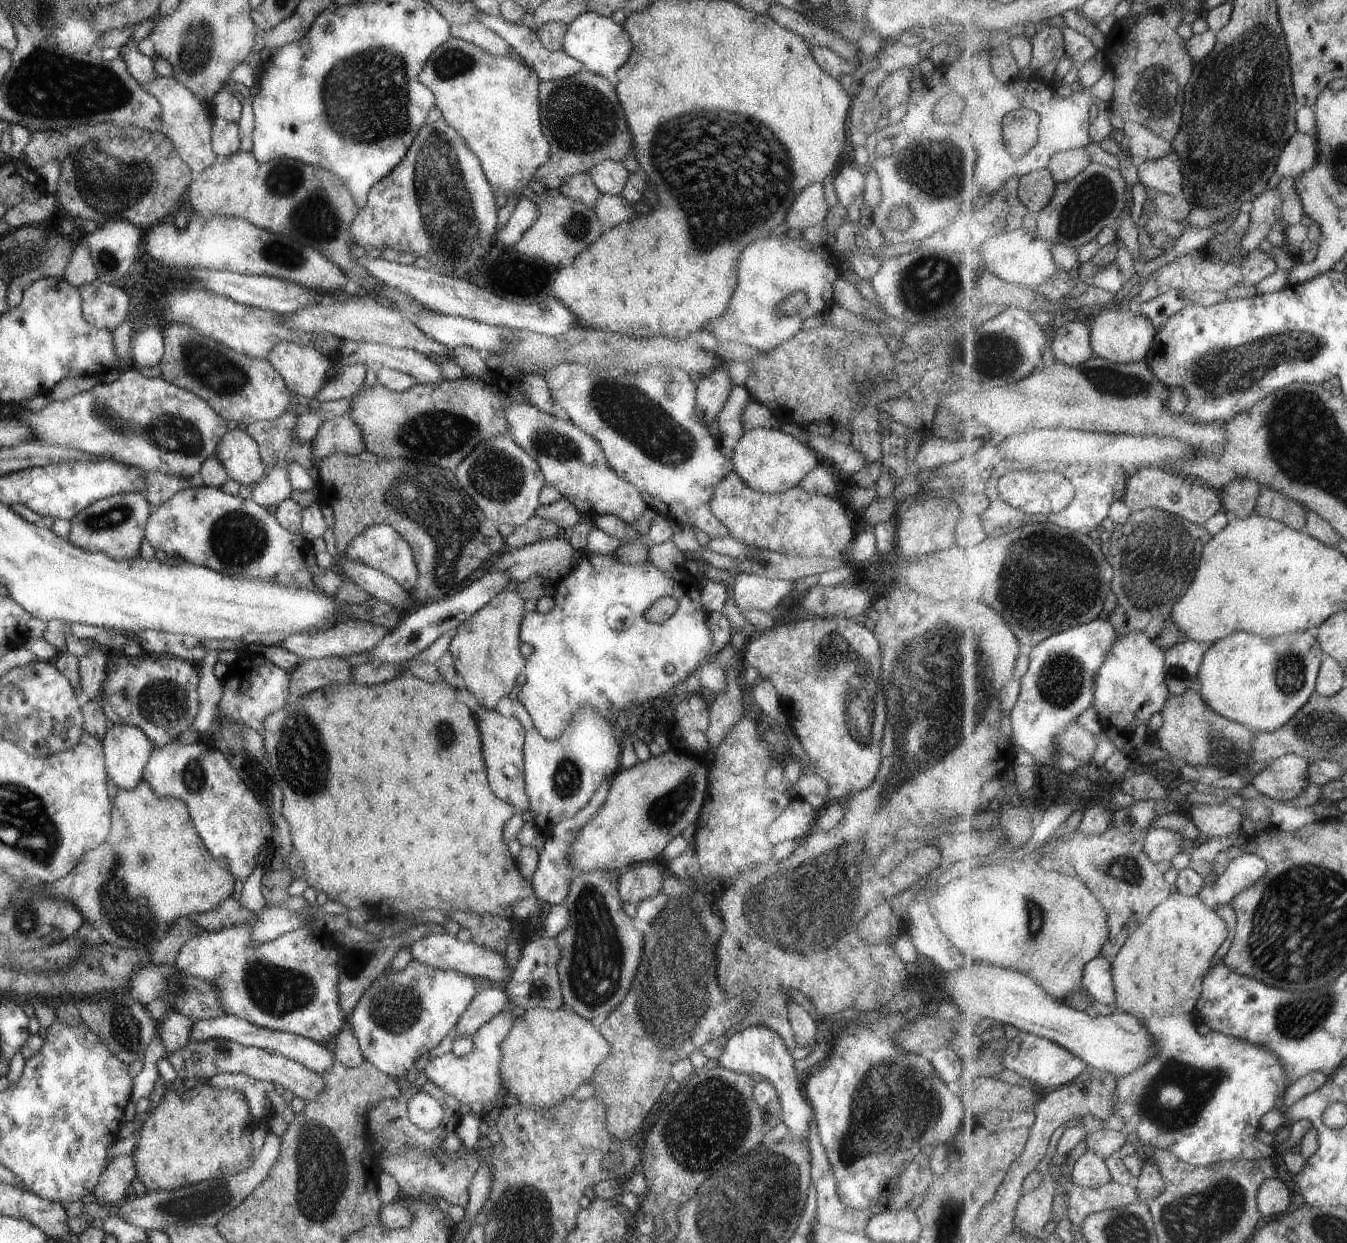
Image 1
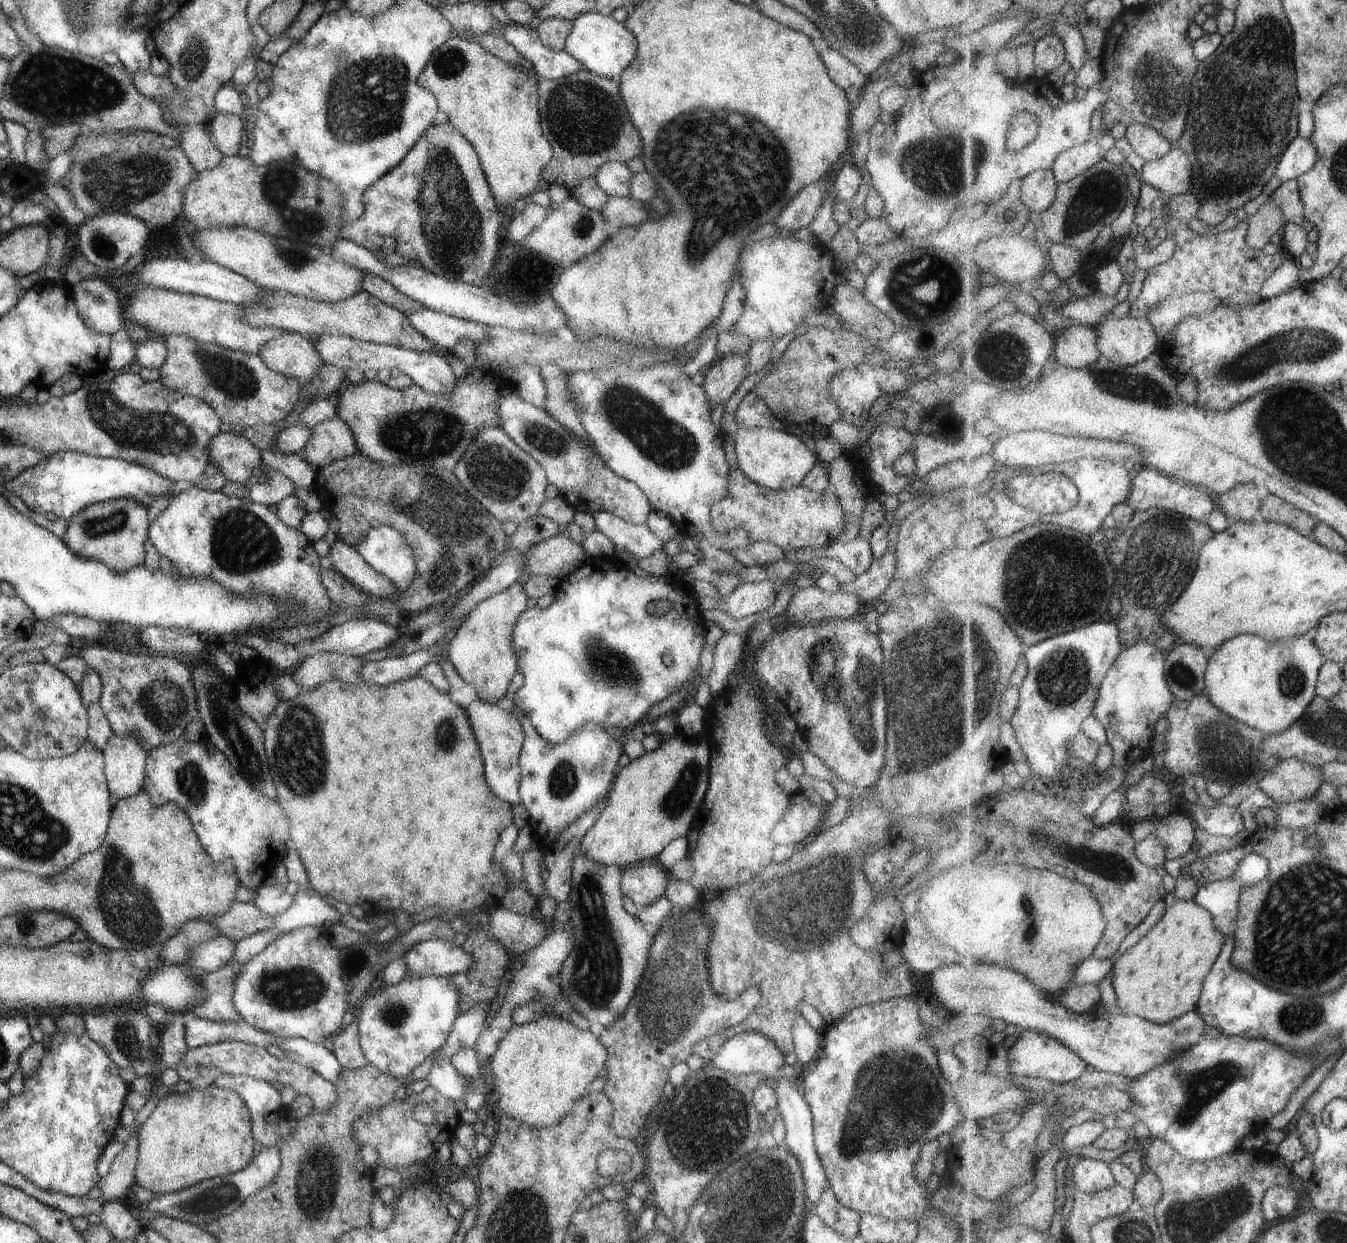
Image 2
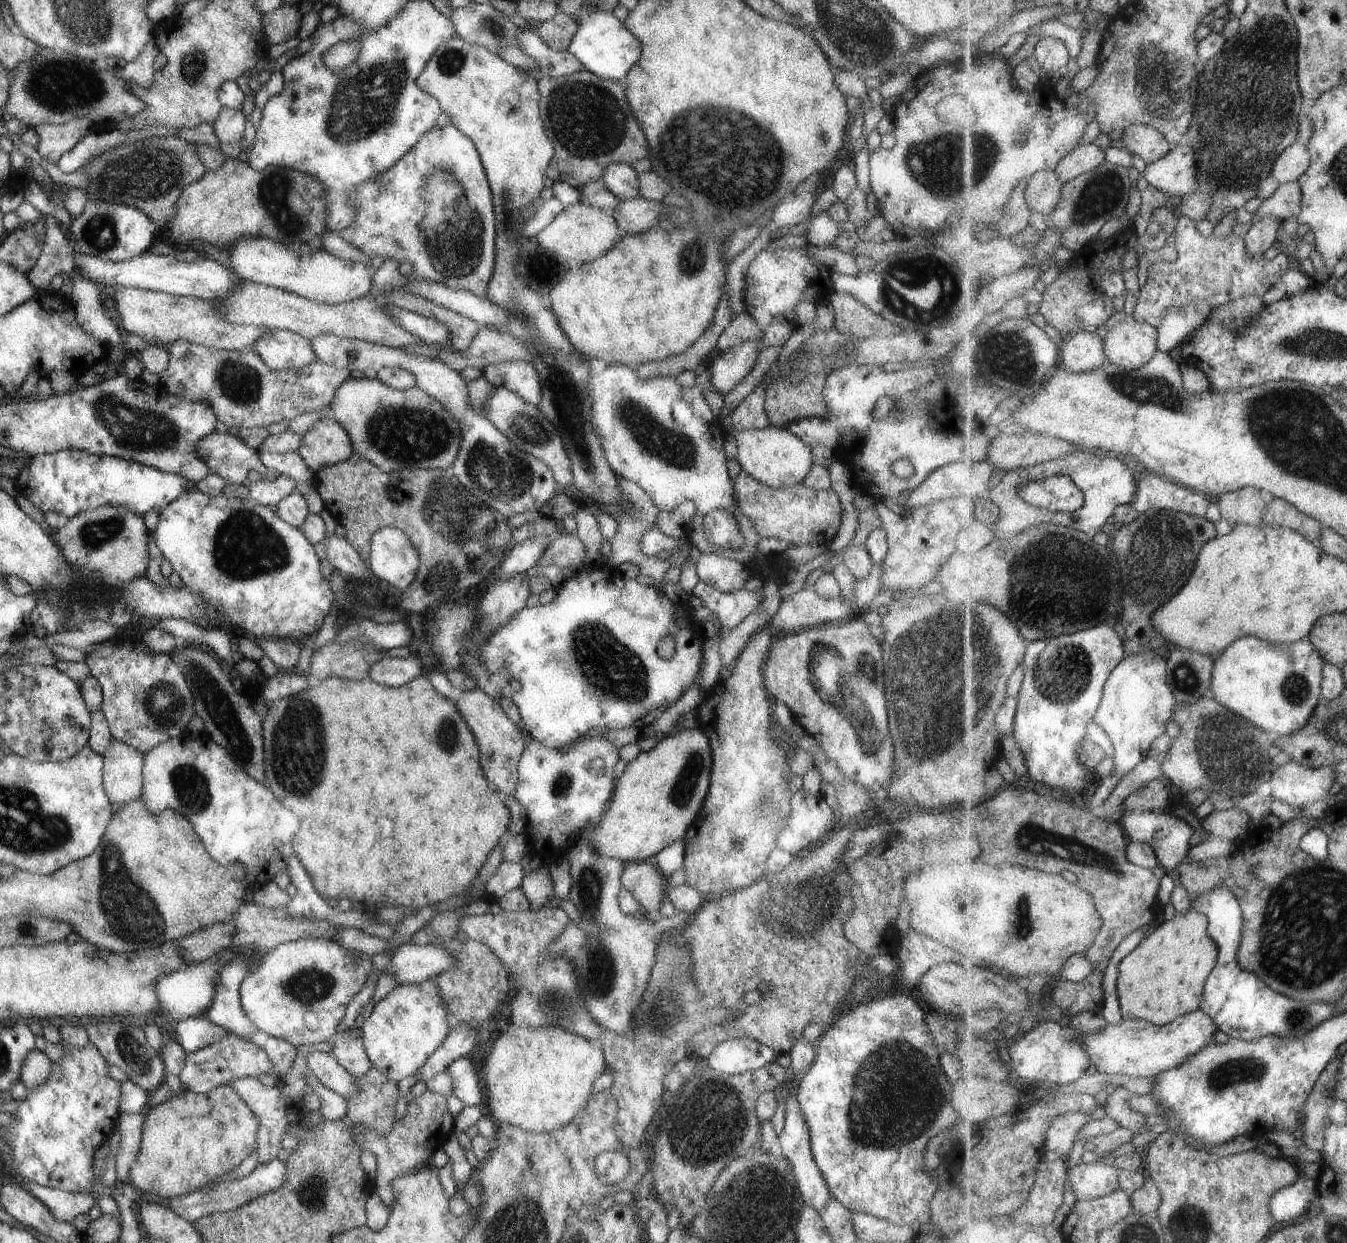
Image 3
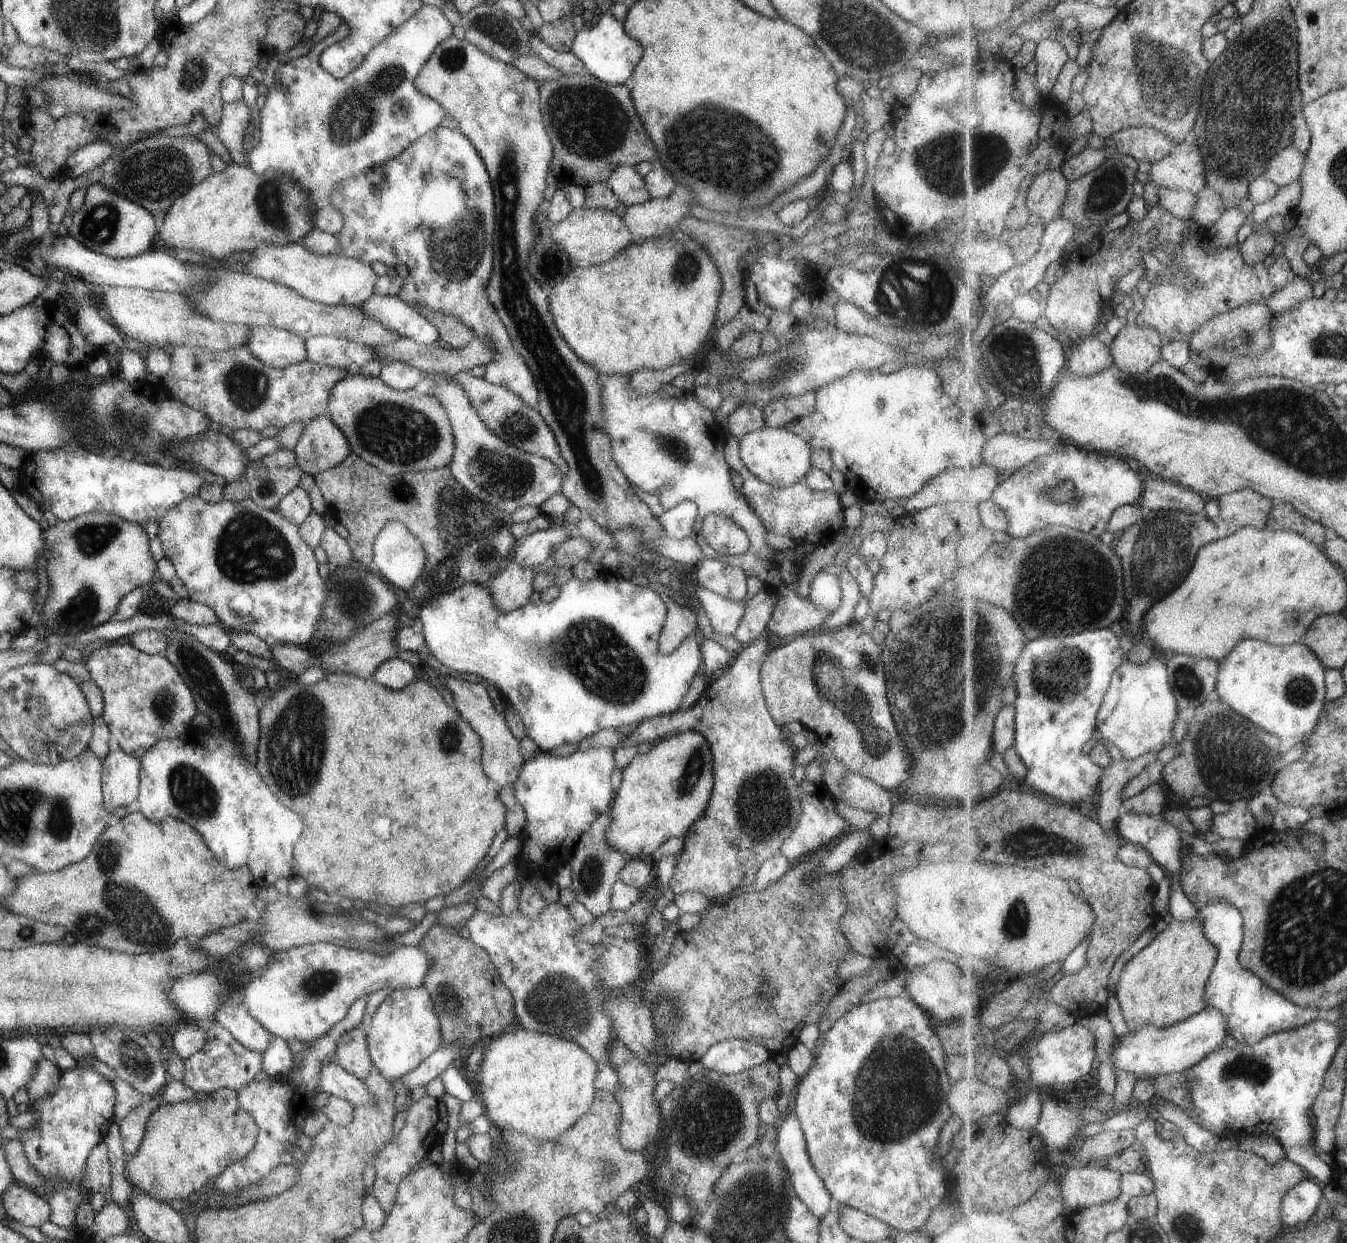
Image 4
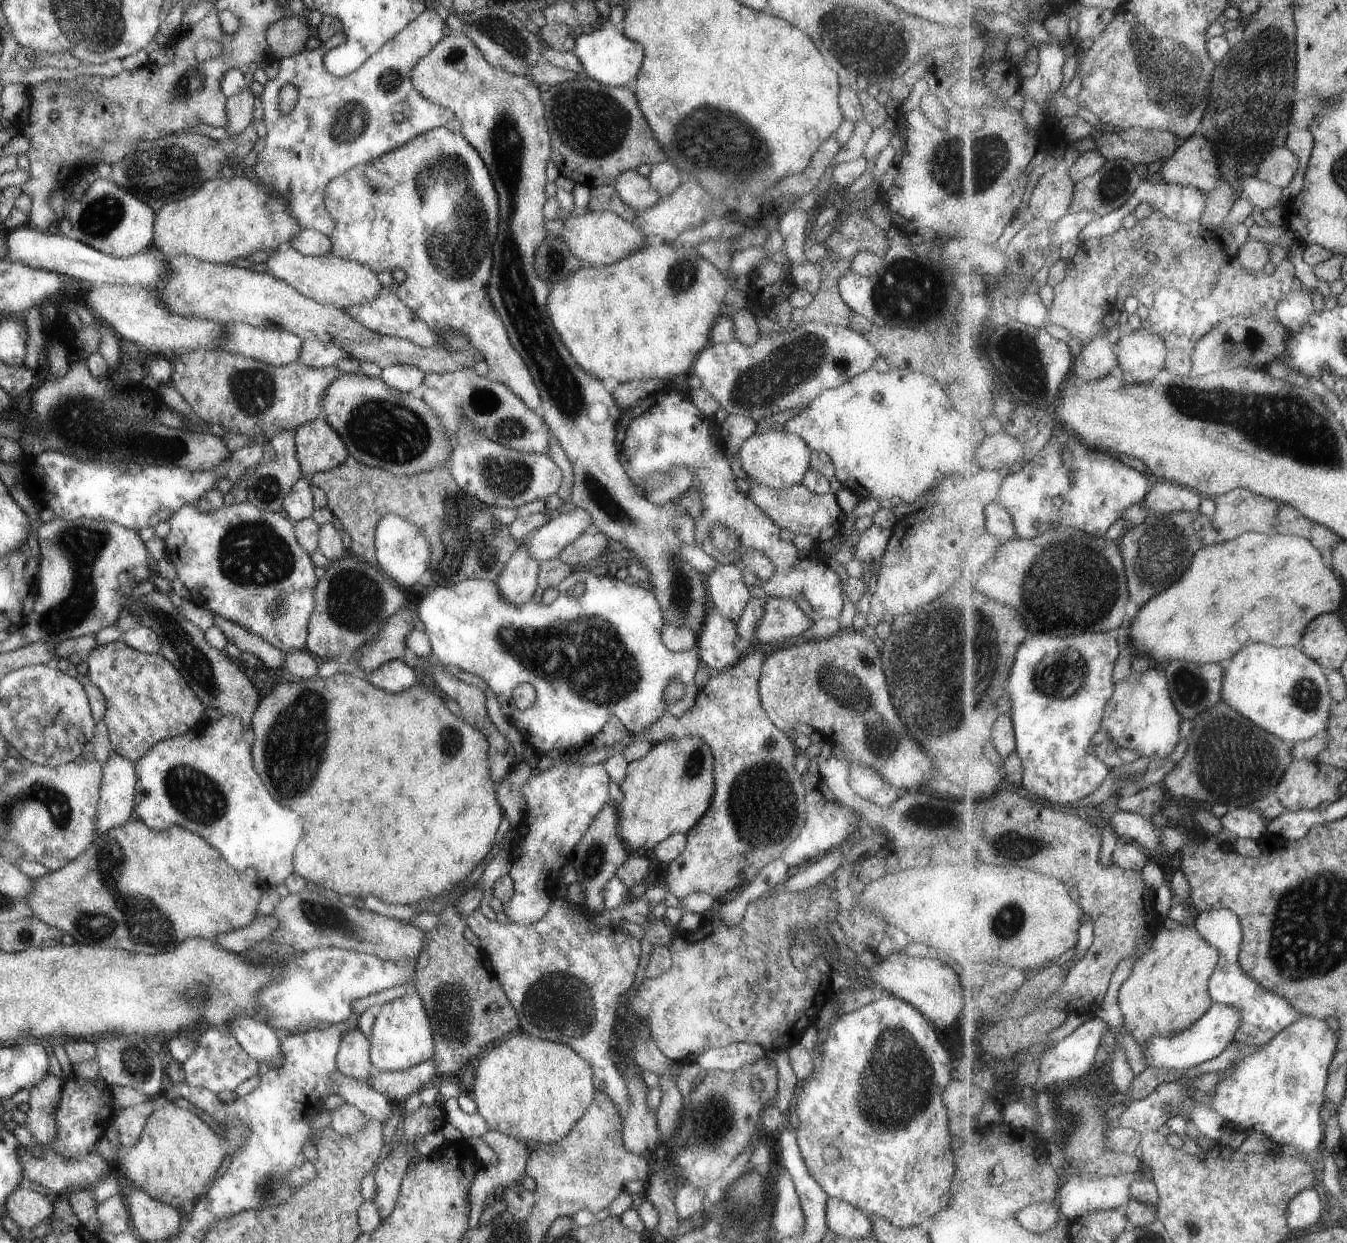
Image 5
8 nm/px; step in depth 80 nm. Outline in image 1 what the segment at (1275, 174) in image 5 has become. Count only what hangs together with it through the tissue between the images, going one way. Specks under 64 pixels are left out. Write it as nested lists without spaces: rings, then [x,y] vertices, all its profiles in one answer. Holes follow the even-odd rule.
[[[1297,131],[1283,149],[1276,168],[1283,179],[1296,179],[1313,168],[1318,155],[1317,138]]]

